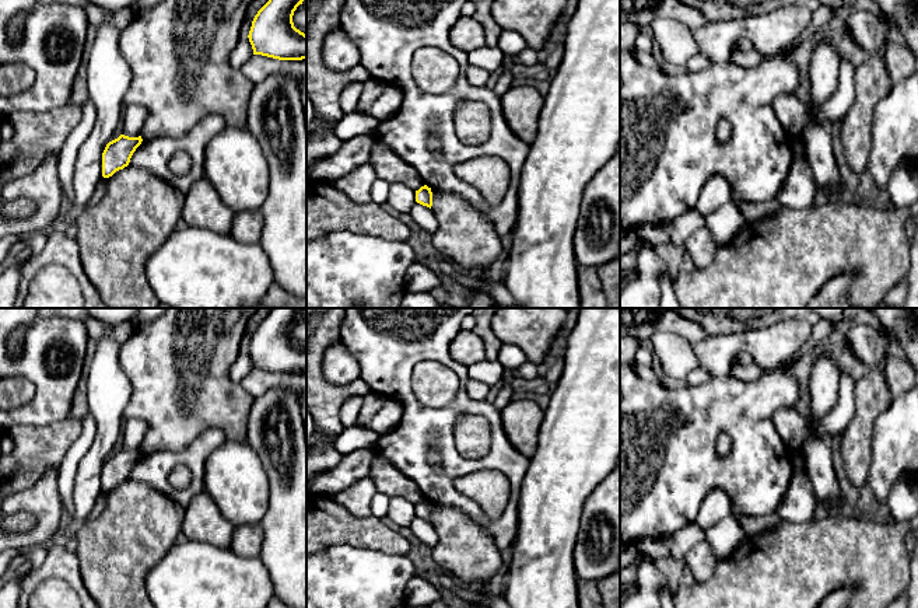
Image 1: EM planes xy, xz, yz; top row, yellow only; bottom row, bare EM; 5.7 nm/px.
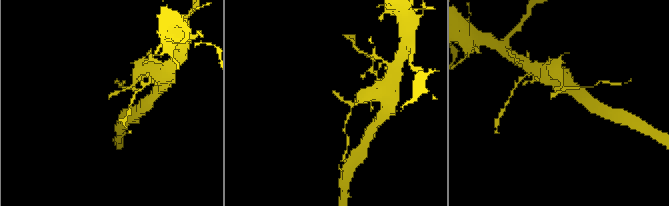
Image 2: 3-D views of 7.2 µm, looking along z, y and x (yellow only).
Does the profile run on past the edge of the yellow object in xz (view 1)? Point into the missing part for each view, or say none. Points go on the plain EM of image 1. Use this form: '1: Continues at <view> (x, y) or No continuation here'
1: No continuation here

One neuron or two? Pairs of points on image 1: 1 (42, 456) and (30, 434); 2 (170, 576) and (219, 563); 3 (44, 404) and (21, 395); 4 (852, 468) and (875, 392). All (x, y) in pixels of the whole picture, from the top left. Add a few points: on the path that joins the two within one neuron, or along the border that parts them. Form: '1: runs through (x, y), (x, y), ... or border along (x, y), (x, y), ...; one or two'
1: runs through (37, 450), (30, 440); one
2: runs through (182, 576), (206, 576); one
3: border along (21, 376), (34, 385), (34, 395), (14, 409); two
4: runs through (855, 450), (855, 440), (866, 411); one

